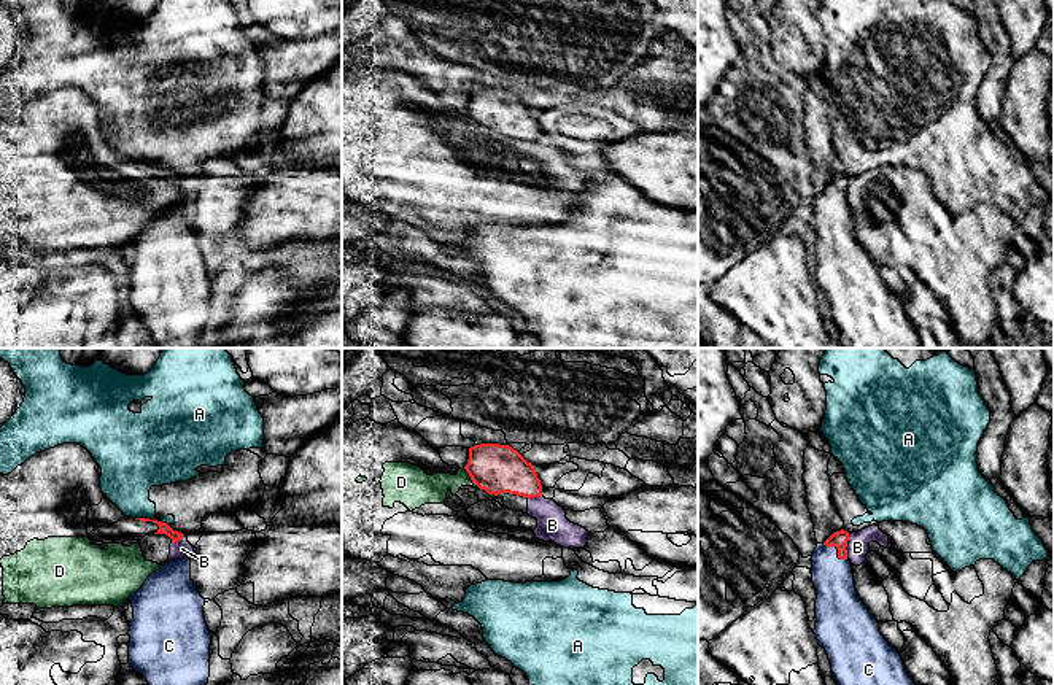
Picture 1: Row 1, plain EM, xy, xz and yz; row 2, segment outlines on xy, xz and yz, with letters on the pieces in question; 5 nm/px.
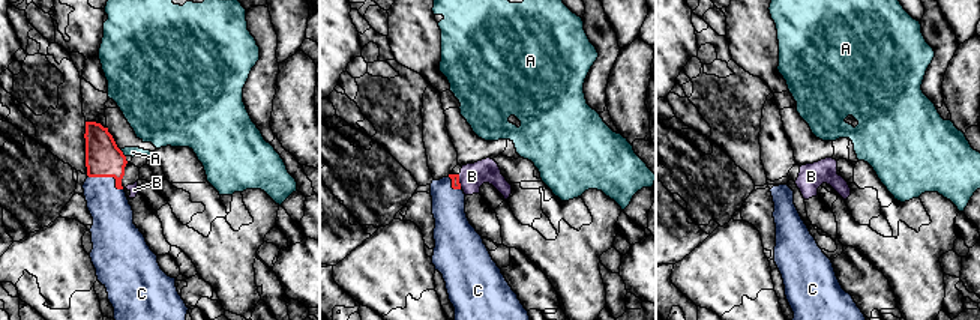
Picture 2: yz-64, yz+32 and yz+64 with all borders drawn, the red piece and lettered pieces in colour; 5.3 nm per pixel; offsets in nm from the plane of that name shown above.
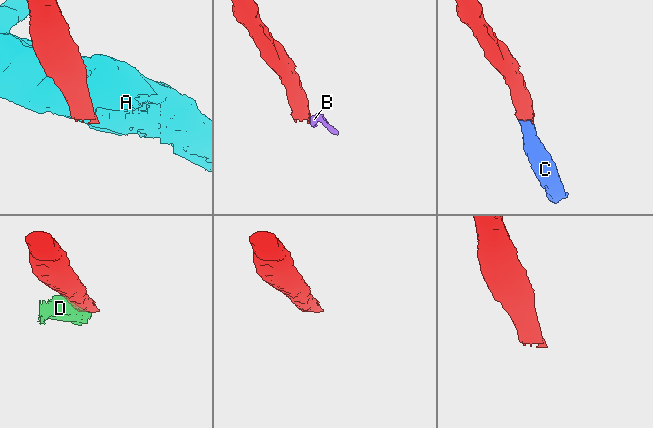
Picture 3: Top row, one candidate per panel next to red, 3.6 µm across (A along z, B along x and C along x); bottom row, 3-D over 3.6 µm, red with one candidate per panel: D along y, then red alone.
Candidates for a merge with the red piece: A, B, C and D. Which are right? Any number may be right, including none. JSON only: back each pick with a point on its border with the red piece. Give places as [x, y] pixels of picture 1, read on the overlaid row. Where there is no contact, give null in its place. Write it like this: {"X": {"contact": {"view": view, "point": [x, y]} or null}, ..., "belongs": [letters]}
{"C": {"contact": {"view": "yz", "point": [838, 550]}}, "belongs": ["C"]}

